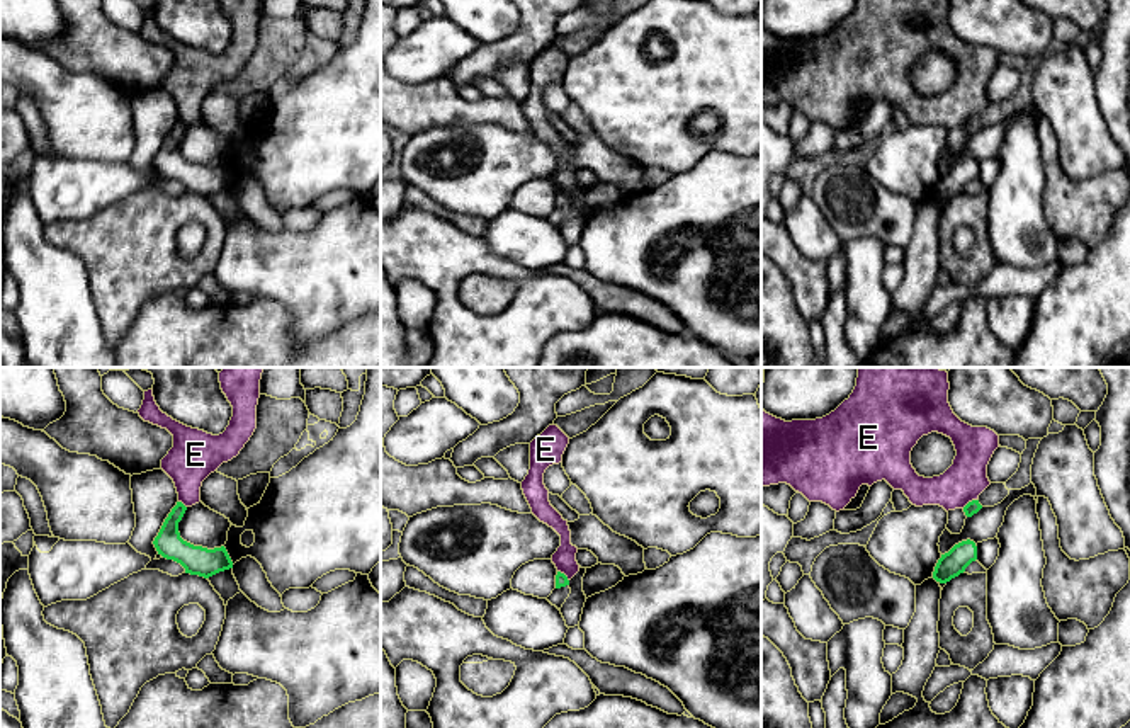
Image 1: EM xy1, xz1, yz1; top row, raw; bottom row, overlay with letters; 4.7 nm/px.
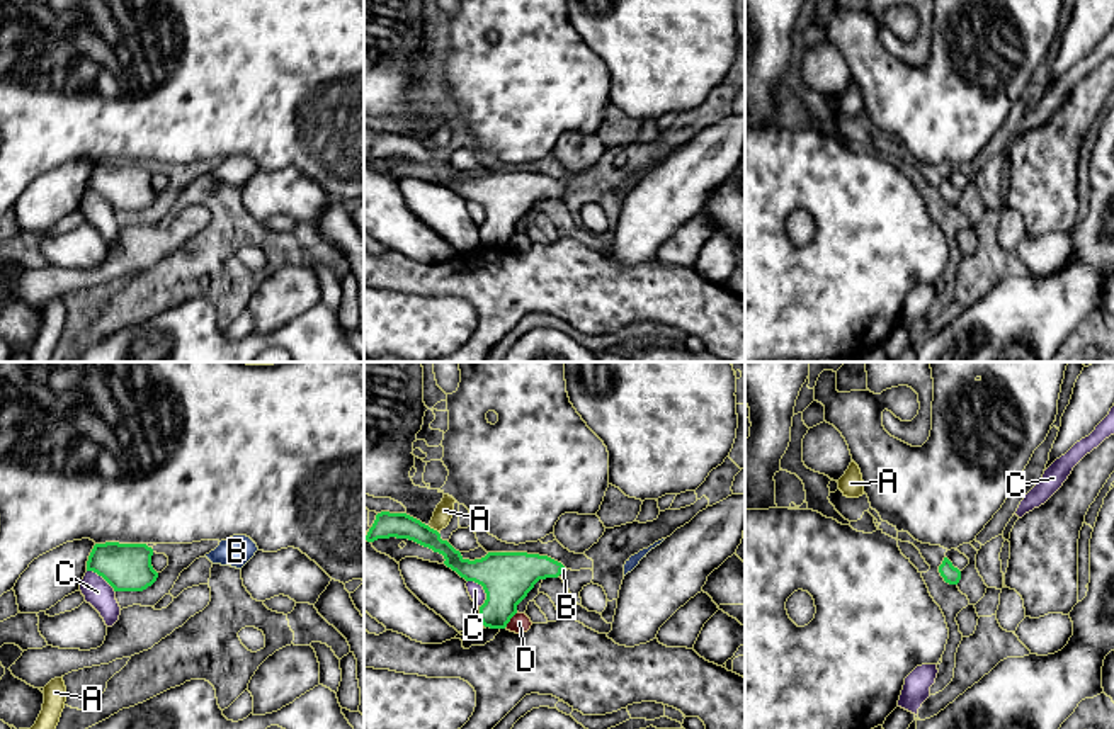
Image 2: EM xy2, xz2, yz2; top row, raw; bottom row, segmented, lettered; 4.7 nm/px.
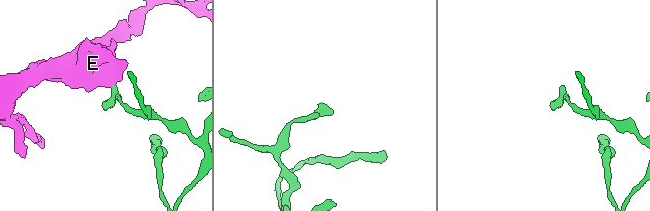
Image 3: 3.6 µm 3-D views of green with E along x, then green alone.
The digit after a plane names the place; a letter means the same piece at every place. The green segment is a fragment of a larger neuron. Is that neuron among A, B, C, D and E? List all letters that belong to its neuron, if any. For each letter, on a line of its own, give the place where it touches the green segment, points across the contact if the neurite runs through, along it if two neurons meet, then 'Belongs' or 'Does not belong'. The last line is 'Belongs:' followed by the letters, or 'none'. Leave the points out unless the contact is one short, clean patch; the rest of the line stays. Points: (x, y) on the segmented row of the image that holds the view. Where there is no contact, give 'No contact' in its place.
A: Touches green at xz2 (432, 529). Does not belong
B: Touches green at xz2 (562, 568). Path across: xz2 (511, 576), (529, 568), (562, 568), (563, 570). Belongs
C: Touches green at xz2 (483, 588). Boundary: xz2 (468, 580), (480, 585), (485, 593), (485, 602), (480, 607). Does not belong
D: Touches green at xz2 (509, 621). Boundary: xz2 (517, 612), (504, 627). Does not belong
E: Touches green at yz1 (969, 502). Boundary: yz1 (976, 499), (962, 507). Does not belong
Belongs: B

